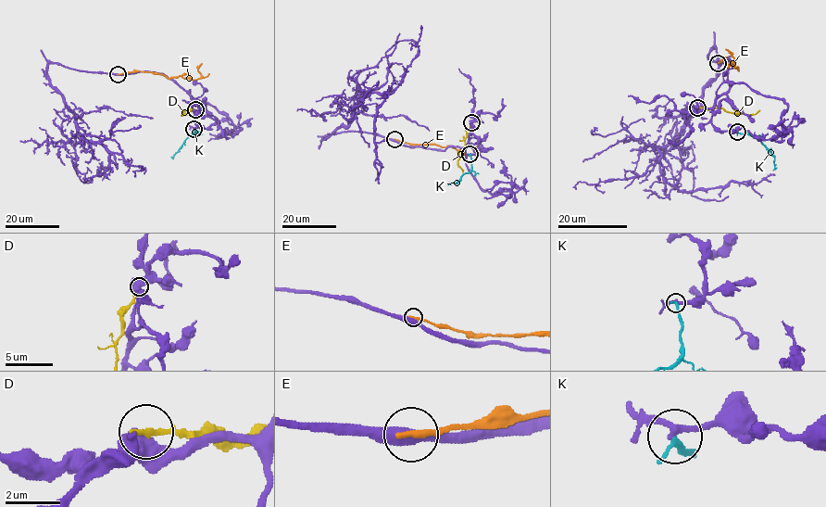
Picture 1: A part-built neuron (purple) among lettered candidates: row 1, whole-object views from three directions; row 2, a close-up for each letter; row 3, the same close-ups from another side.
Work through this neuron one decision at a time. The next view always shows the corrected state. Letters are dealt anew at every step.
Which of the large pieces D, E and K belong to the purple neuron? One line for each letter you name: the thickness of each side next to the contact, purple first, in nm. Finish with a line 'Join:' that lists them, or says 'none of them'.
Join: none of them

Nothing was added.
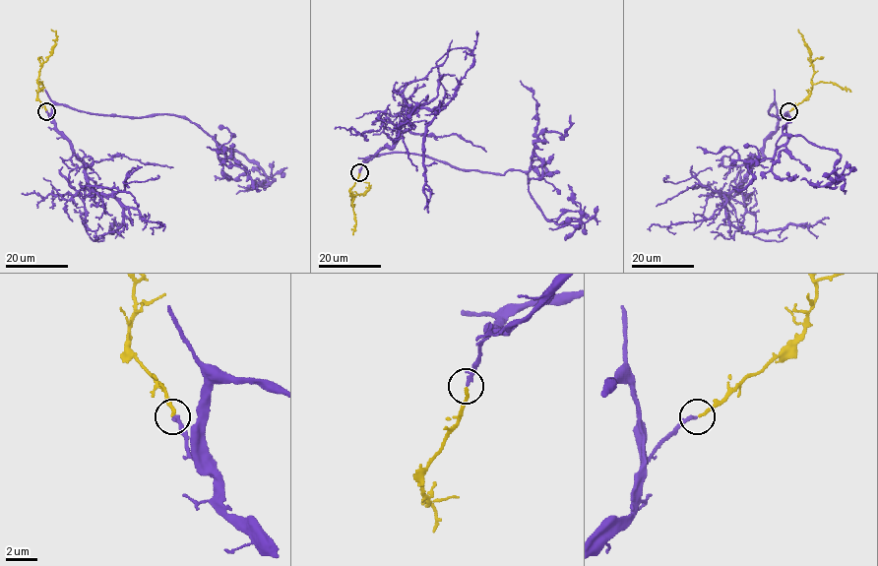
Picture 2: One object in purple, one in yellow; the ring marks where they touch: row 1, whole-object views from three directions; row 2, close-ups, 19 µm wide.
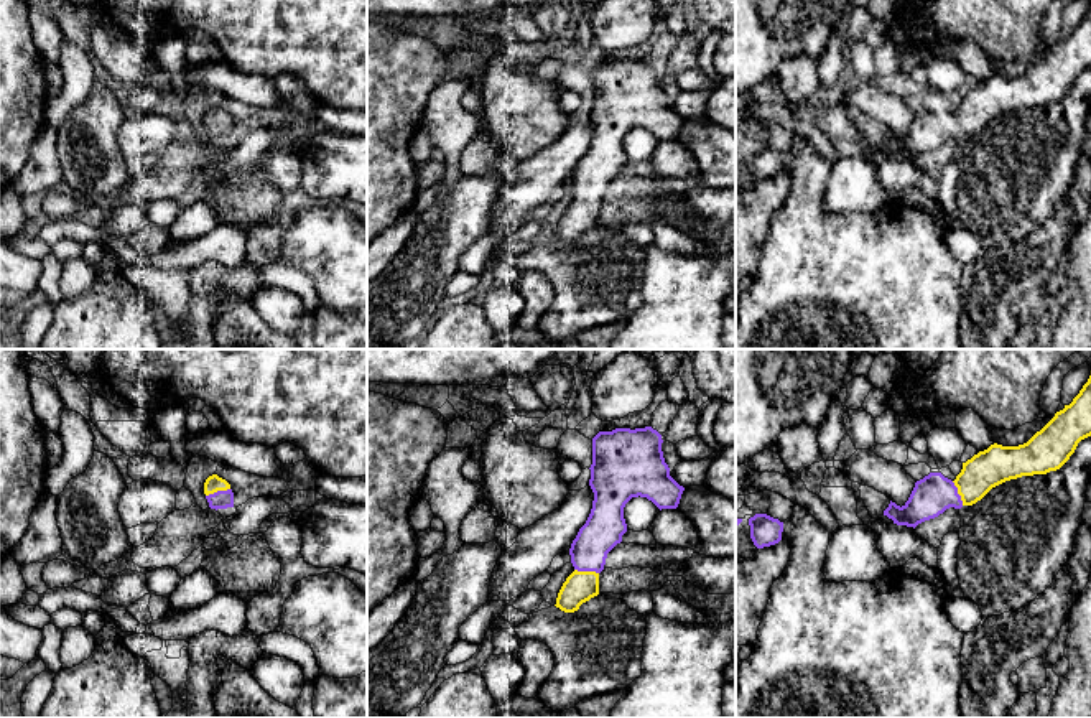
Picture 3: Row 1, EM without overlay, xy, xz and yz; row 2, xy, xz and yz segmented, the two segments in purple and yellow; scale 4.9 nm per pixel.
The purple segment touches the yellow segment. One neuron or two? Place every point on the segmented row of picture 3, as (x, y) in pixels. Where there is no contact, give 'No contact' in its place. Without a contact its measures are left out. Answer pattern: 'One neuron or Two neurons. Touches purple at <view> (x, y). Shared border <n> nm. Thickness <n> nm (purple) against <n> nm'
One neuron. Touches purple at xy (218, 491). Shared border 130 nm. Thickness 90 nm (purple) against 80 nm

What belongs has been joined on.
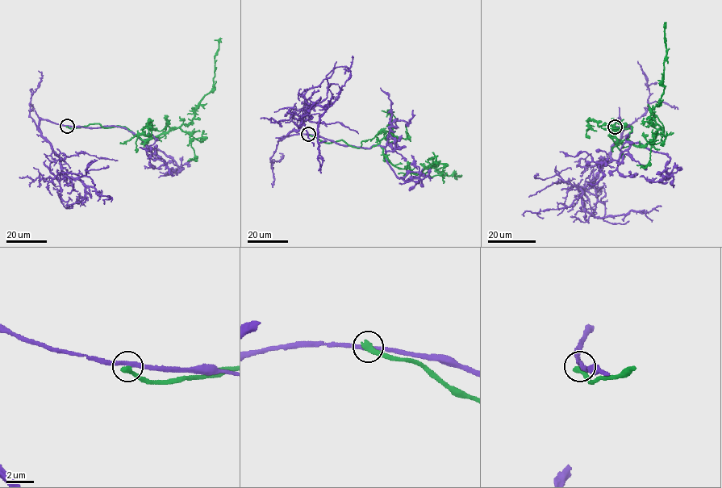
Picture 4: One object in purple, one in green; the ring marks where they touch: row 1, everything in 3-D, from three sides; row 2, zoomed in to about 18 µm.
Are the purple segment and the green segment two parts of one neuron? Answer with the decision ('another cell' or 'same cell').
another cell

